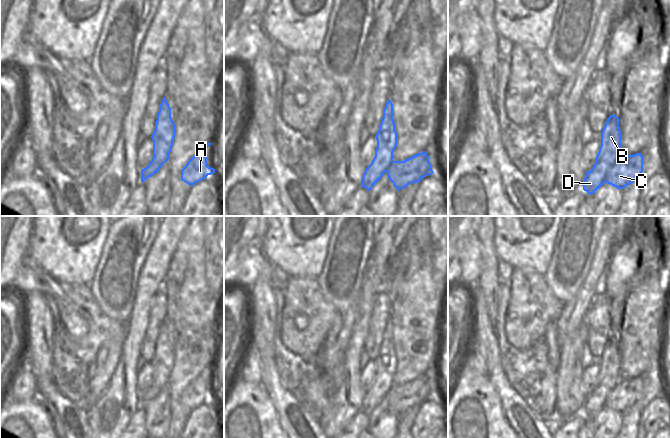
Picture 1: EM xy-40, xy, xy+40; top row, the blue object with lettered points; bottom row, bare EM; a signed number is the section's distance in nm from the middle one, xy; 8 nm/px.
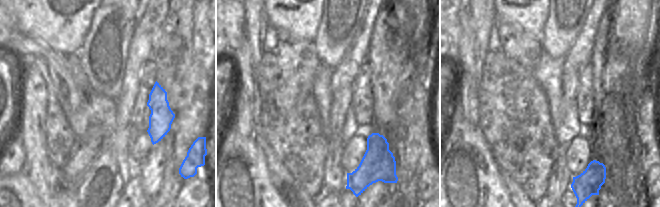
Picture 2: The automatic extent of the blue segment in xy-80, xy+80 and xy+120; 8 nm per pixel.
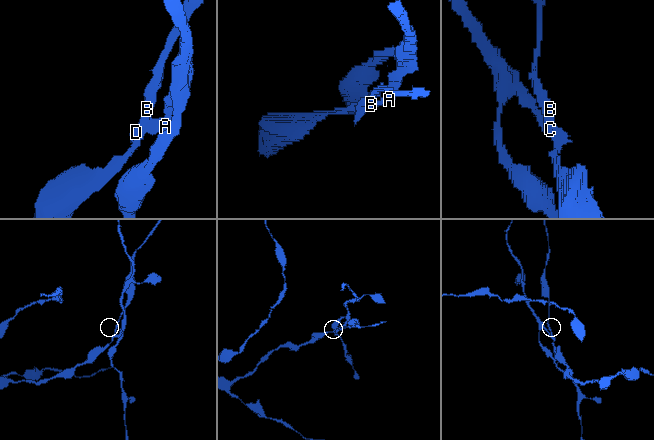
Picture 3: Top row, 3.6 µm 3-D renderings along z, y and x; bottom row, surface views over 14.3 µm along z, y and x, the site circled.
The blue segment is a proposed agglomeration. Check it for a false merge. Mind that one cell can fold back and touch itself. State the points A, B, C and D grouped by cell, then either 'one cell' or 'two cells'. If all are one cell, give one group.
A C / B D; two cells

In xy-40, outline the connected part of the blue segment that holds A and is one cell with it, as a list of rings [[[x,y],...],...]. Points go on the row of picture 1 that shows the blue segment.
[[[206,143],[201,150],[193,155],[181,170],[181,180],[188,185],[194,185],[214,174],[215,169],[207,164],[207,148],[212,143]]]

